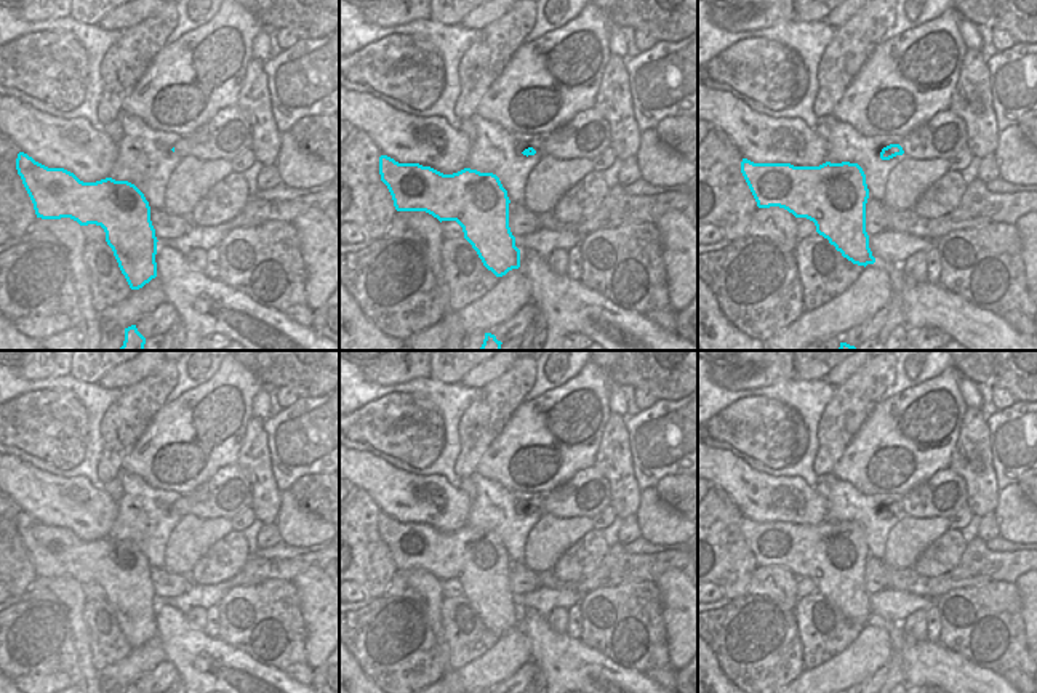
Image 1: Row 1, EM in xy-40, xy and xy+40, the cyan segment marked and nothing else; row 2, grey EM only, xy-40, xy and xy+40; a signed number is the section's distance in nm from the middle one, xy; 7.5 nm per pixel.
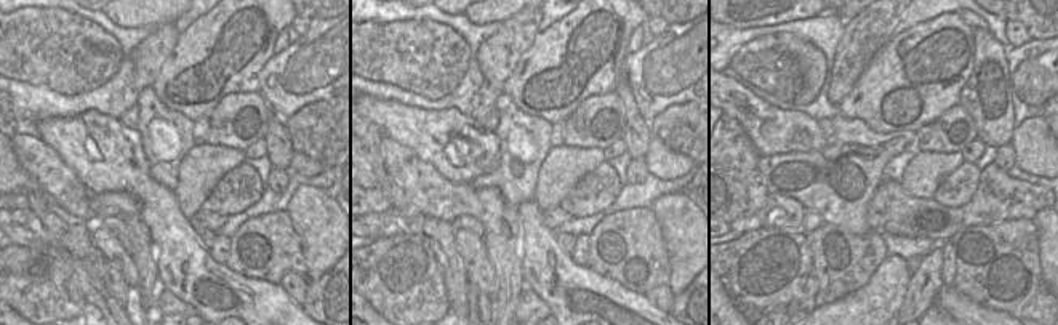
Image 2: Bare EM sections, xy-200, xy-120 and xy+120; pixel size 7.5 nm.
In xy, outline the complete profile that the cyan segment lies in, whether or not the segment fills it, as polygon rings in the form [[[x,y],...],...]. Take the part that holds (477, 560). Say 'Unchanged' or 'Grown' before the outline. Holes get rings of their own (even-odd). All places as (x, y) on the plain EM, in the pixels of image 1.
Unchanged. [[[379,515],[381,539],[397,570],[426,570],[456,579],[483,624],[496,635],[520,626],[520,608],[509,586],[509,555],[499,536],[464,527],[443,533],[419,522]]]

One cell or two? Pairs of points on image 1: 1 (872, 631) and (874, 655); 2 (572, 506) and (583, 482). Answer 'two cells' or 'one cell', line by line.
1: one cell
2: one cell

